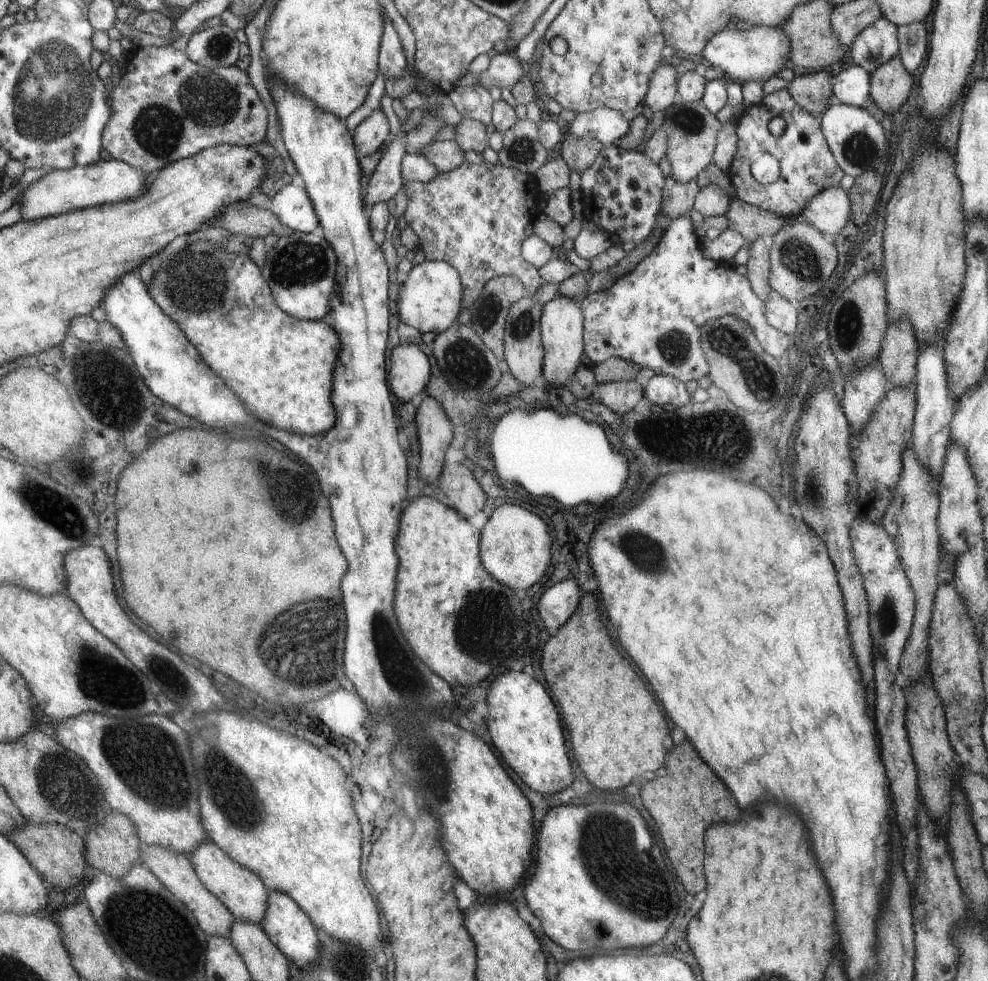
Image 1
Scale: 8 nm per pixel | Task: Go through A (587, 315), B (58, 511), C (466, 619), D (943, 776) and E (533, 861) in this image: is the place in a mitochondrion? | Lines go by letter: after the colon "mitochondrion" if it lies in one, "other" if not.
A: other
B: mitochondrion
C: mitochondrion
D: mitochondrion
E: other

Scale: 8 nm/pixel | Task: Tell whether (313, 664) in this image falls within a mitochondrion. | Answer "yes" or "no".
yes

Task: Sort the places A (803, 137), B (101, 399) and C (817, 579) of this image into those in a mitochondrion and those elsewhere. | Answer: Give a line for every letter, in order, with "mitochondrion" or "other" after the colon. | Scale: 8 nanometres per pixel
A: other
B: mitochondrion
C: other

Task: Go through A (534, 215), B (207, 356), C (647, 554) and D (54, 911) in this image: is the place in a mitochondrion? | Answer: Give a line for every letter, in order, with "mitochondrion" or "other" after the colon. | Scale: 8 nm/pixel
A: other
B: other
C: mitochondrion
D: other

